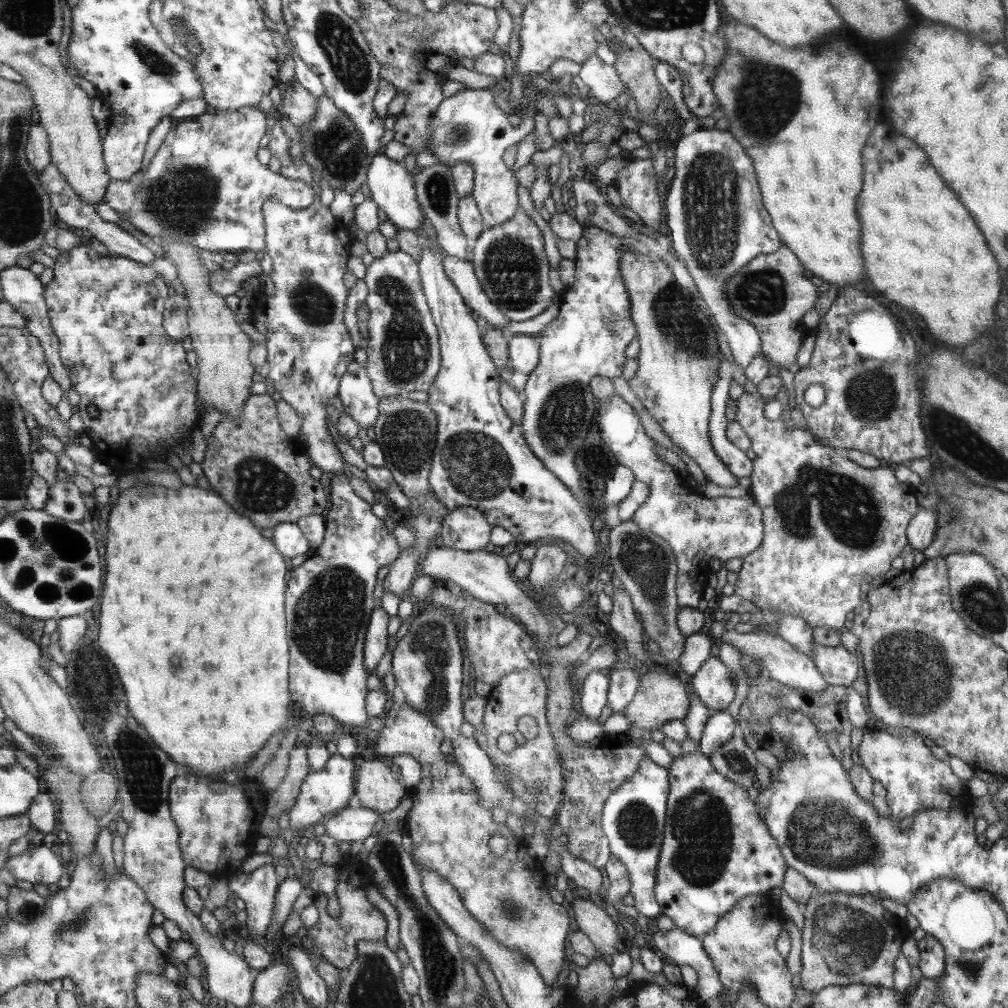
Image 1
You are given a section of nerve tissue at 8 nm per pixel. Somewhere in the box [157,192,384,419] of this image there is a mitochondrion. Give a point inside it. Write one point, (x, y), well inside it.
(312, 303)

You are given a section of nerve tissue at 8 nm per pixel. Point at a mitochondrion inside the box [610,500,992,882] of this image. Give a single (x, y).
(823, 833)

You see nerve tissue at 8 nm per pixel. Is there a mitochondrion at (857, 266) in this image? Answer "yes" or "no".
no

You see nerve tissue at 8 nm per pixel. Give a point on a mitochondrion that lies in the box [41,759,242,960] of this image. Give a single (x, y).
(76, 922)

